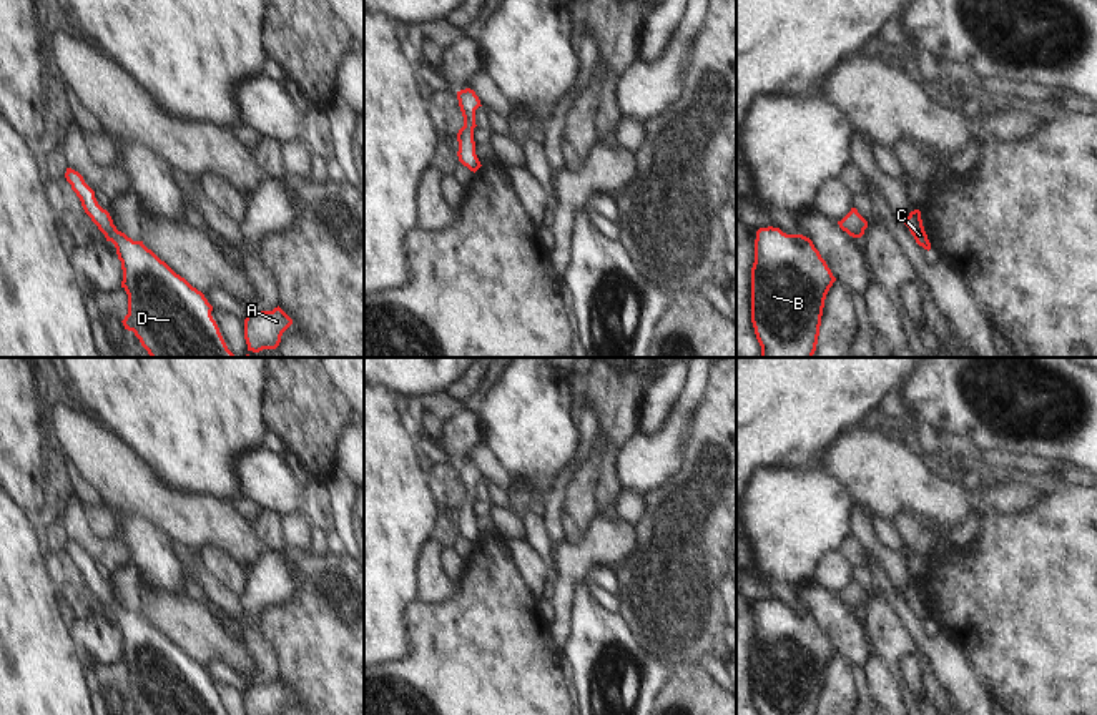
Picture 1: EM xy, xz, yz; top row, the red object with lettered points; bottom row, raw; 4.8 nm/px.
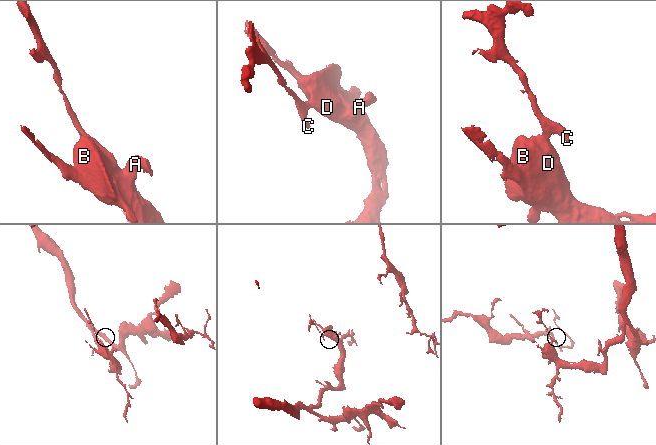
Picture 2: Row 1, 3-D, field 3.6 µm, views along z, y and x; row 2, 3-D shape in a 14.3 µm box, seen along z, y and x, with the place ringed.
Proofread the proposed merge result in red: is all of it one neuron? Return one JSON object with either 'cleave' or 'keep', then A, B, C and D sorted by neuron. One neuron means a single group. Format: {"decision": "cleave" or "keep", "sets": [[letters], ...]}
{"decision": "keep", "sets": [["A", "B", "C", "D"]]}

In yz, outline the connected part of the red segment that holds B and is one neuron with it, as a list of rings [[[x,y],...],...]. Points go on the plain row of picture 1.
[[[760,600],[751,640],[751,695],[758,715],[818,715],[824,672],[834,653],[809,610]]]

